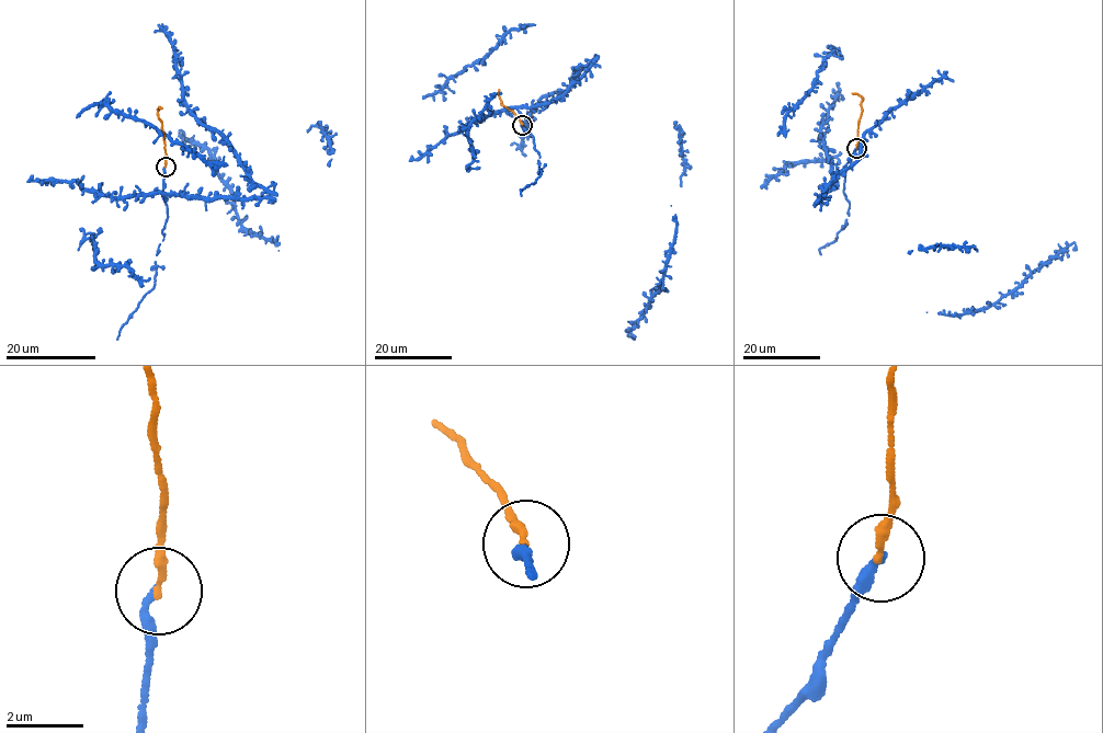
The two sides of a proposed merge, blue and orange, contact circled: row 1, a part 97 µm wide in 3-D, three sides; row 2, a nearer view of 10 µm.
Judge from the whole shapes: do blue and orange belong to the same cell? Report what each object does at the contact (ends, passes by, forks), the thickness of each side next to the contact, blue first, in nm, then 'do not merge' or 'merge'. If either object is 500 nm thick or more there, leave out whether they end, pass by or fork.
blue ends there; orange ends there; 200 nm thick on the blue side, 200 nm on the other; merge

